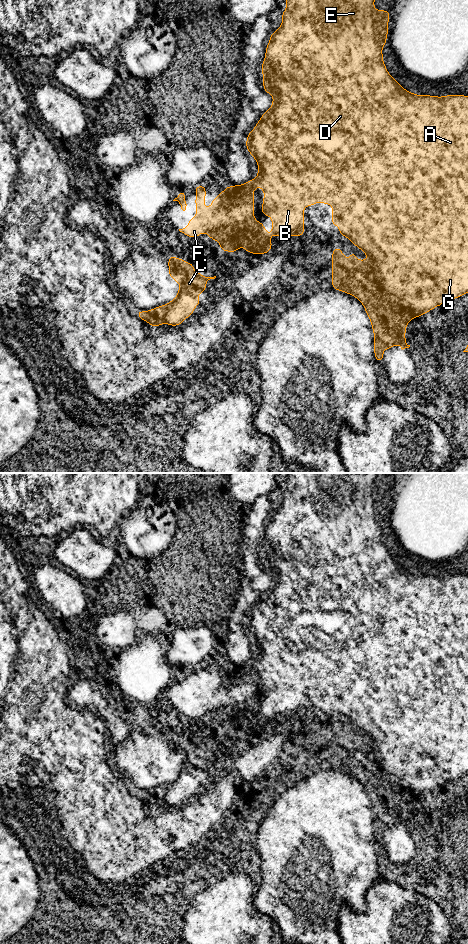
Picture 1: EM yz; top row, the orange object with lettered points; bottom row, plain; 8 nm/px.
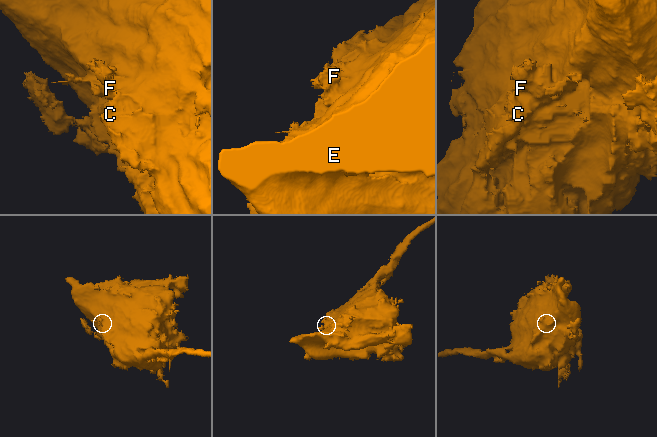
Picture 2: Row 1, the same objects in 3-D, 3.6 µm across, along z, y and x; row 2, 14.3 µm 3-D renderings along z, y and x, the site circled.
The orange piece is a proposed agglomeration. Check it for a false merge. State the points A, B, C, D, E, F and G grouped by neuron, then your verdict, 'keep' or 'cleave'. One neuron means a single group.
groups A B C D E G / F; cleave

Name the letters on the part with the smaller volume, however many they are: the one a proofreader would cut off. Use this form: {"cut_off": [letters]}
{"cut_off": ["F"]}

